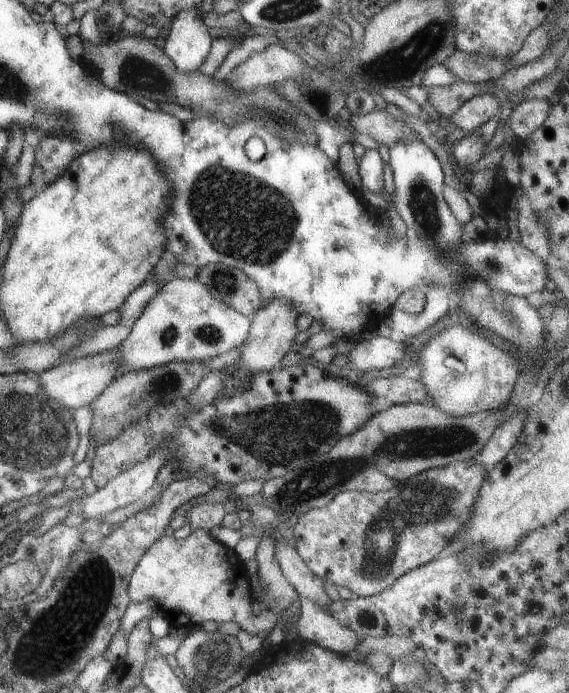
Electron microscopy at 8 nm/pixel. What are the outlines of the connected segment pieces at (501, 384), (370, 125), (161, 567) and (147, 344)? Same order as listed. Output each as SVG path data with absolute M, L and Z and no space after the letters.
M453 326L453 328L431 336L427 344L419 350L419 358L412 351L408 354L411 360L417 362L416 366L421 376L419 382L433 401L433 406L453 416L462 417L485 410L500 411L508 403L508 398L517 380L518 356L516 360L511 358L507 352L495 348L487 340L477 336L477 332L476 334L469 332L467 328L461 326Z
M373 110L363 115L350 114L348 122L351 125L351 130L353 133L366 134L369 138L376 140L379 145L384 144L388 147L389 145L398 143L399 141L407 141L408 139L412 141L415 138L421 141L407 123L404 121L399 121L396 117L387 113L385 110Z
M193 530L187 537L174 539L172 536L161 536L151 543L141 555L128 580L127 594L130 601L142 602L152 598L158 605L159 614L165 618L169 626L173 628L193 627L201 622L235 622L239 628L249 634L256 634L264 640L276 621L276 614L270 610L262 609L258 616L251 614L251 602L253 600L250 578L233 550L213 538L207 531Z
M173 277L165 281L156 293L147 301L143 312L132 322L129 334L117 345L116 361L120 370L151 368L173 361L203 361L207 362L230 348L243 344L246 339L251 318L239 314L219 299L213 298L206 286L197 279Z

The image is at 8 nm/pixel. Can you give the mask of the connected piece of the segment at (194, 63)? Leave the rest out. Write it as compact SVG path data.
M189 9L178 12L170 22L170 29L166 34L163 52L171 60L177 72L187 72L198 68L206 59L210 49L211 38L207 33L208 26L202 21L197 9Z

